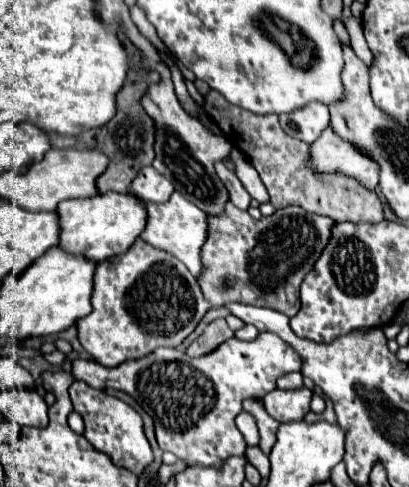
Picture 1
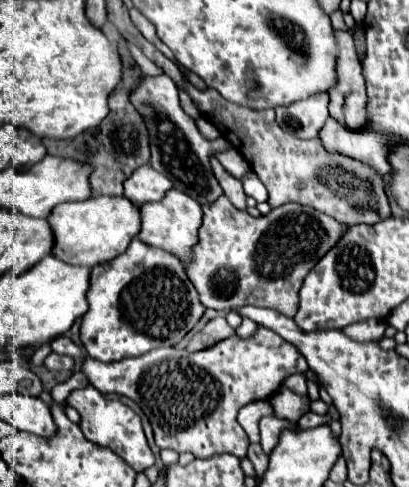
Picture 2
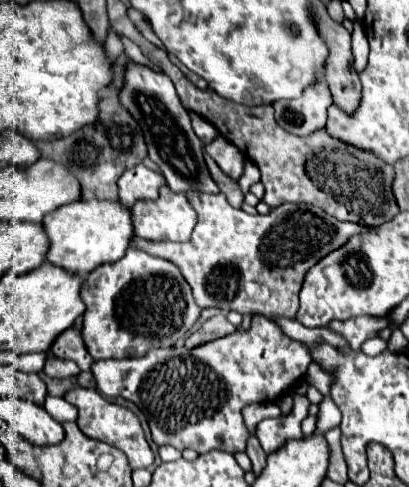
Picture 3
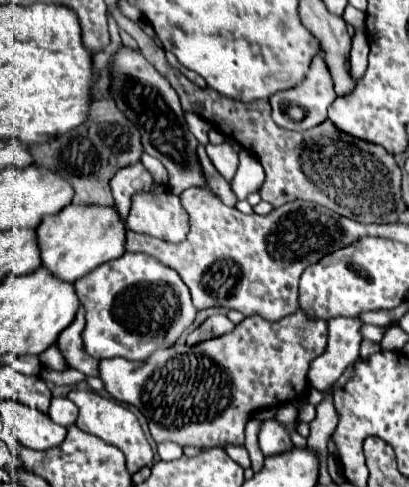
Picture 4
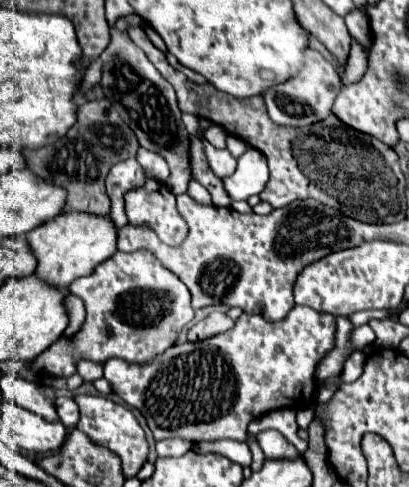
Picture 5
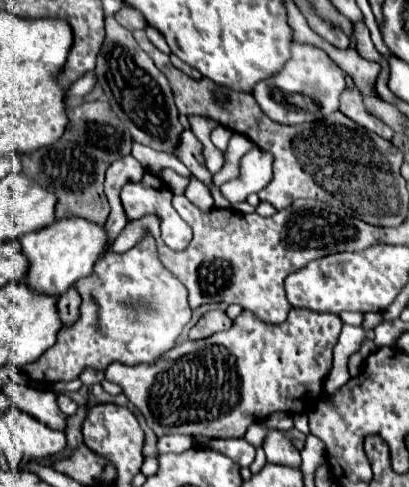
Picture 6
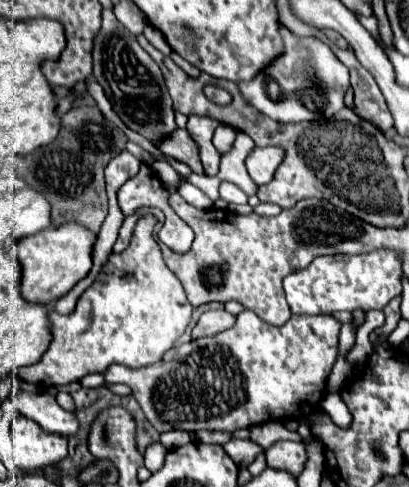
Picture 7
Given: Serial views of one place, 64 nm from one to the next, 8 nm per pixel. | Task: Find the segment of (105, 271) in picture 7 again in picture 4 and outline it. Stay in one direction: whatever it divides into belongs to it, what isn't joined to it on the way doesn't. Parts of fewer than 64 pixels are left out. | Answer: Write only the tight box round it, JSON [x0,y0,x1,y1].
[40,252,196,372]

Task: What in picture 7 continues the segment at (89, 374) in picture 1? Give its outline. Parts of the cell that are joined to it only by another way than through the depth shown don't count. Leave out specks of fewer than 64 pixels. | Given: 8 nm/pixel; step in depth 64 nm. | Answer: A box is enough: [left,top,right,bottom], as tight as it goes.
[104,310,342,432]

